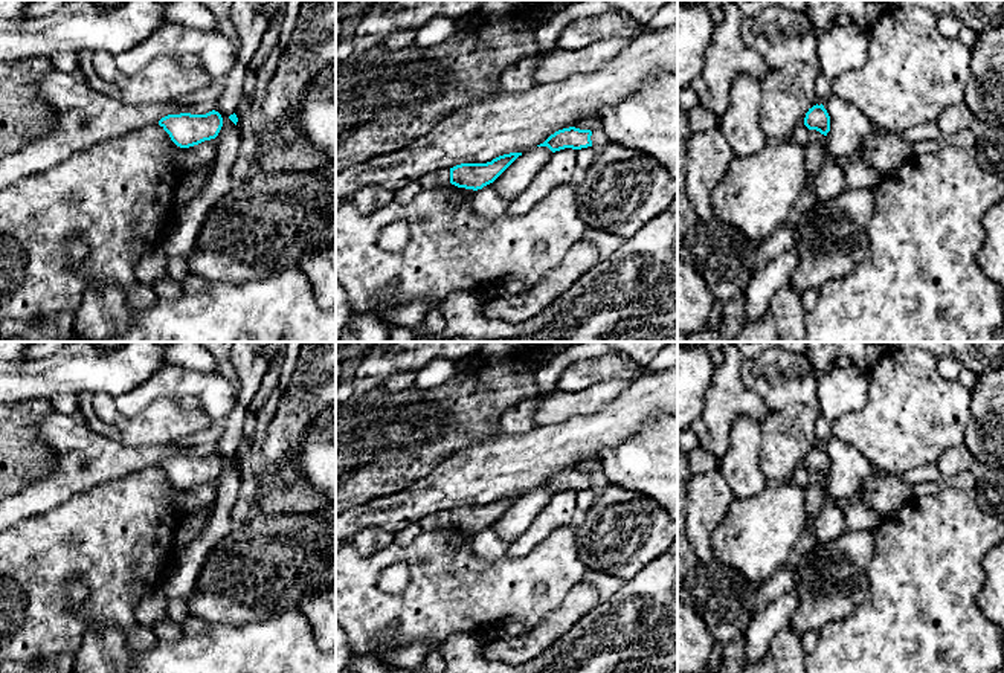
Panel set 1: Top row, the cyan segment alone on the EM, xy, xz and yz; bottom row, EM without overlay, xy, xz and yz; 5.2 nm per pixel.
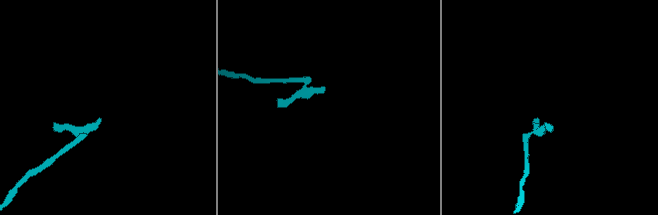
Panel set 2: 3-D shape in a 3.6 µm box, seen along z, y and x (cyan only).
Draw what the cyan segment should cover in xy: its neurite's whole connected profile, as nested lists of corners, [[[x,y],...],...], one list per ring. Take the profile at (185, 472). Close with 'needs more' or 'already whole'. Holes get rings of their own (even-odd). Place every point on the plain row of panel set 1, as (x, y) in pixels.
[[[215,452],[206,456],[180,455],[162,459],[159,467],[177,488],[189,490],[215,481],[223,469],[223,459]]] | already whole

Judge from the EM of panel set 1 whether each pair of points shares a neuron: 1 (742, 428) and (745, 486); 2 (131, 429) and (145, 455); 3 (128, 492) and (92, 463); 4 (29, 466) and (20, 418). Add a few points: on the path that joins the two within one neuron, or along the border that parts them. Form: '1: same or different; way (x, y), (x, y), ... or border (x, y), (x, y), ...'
1: same; way (743, 441), (743, 472)
2: different; border (119, 438), (133, 446), (165, 446), (171, 443)
3: different; border (147, 467), (80, 493)
4: same; way (20, 454), (20, 431)

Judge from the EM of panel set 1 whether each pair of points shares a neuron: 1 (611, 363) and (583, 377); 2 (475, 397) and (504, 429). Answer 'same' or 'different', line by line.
1: same
2: different

